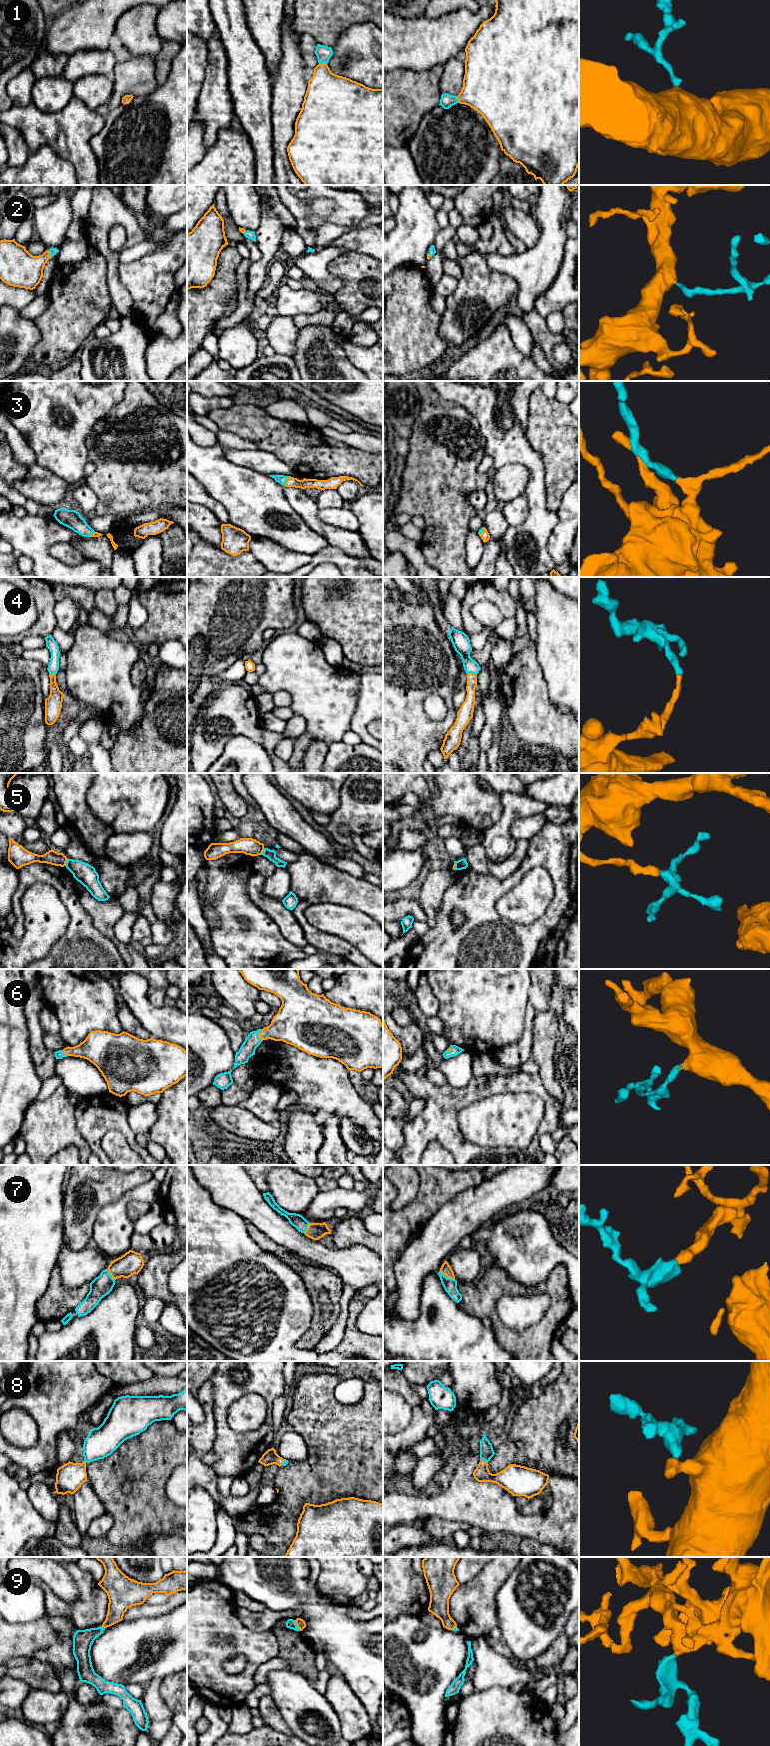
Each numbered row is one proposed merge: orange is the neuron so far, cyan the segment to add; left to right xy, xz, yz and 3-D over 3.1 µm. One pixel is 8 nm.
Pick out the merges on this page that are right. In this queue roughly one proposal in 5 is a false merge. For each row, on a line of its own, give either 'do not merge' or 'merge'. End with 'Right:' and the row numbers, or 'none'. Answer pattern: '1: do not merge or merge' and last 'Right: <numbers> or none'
1: merge
2: merge
3: merge
4: merge
5: do not merge
6: merge
7: merge
8: merge
9: merge
Right: 1, 2, 3, 4, 6, 7, 8, 9

